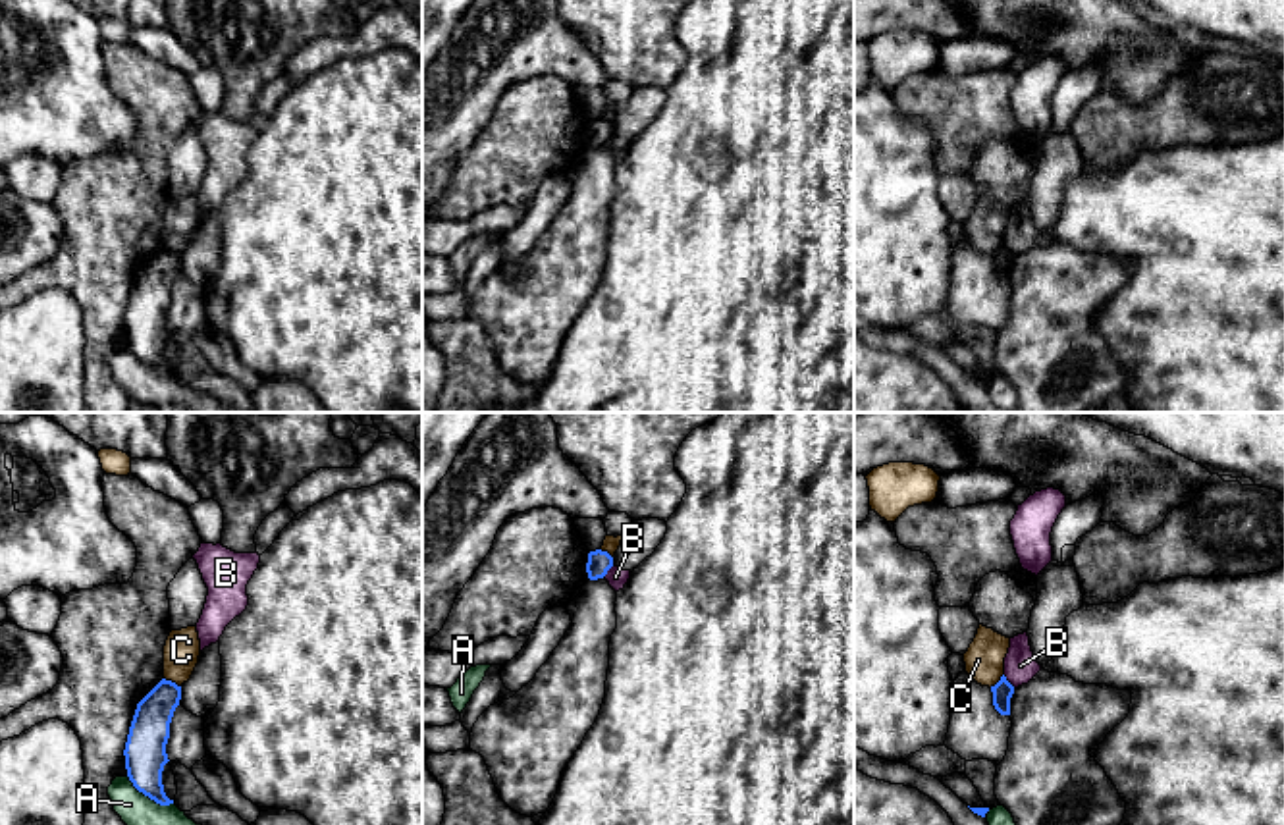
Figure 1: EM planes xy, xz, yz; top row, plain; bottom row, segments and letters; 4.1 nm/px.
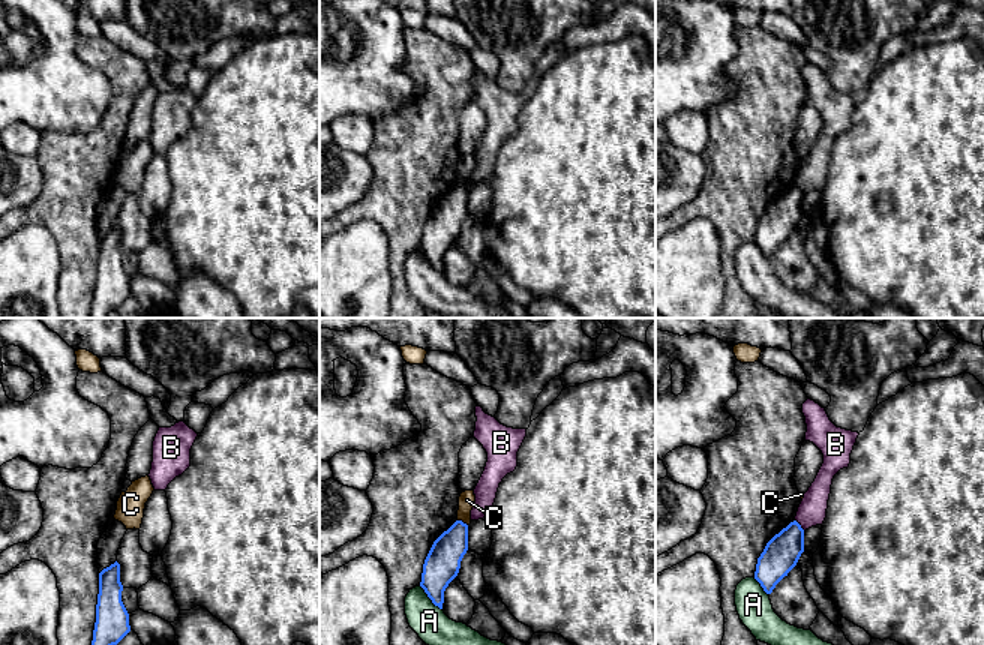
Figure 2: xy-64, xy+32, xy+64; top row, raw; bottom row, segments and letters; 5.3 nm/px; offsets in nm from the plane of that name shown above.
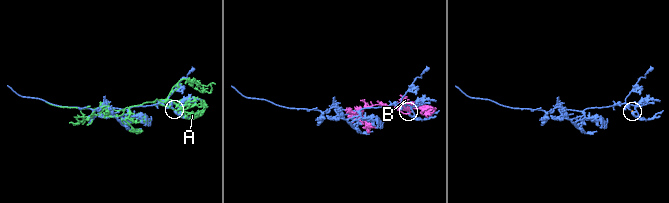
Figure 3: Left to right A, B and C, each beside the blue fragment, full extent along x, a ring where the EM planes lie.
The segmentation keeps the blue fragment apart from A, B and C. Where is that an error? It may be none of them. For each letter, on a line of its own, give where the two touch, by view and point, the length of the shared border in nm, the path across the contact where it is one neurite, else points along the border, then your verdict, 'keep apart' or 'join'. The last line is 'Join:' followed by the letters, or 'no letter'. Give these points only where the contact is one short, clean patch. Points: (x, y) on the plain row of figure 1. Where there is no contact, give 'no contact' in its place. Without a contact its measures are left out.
A: meets blue in xy at (149, 365); contact 220 nm long; keep apart
B: meets blue in xz at (608, 137); contact 80 nm long; border along xz (614, 133), (602, 145); keep apart
C: meets blue in xy at (170, 249); contact 80 nm long; border along xy (164, 245), (180, 255); keep apart
Join: no letter

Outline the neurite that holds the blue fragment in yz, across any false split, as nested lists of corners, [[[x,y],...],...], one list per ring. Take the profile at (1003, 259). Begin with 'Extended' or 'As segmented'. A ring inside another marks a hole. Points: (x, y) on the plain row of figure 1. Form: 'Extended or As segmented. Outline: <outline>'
As segmented. Outline: [[[1003,243],[1001,249],[991,254],[993,274],[1001,283],[1010,283],[1010,266],[1014,262],[1014,254]]]

